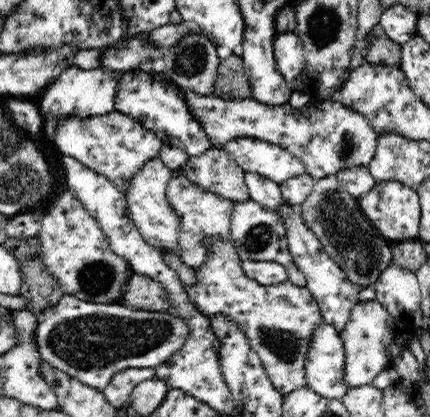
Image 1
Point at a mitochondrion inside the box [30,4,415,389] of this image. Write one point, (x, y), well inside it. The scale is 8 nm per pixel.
(86, 342)

